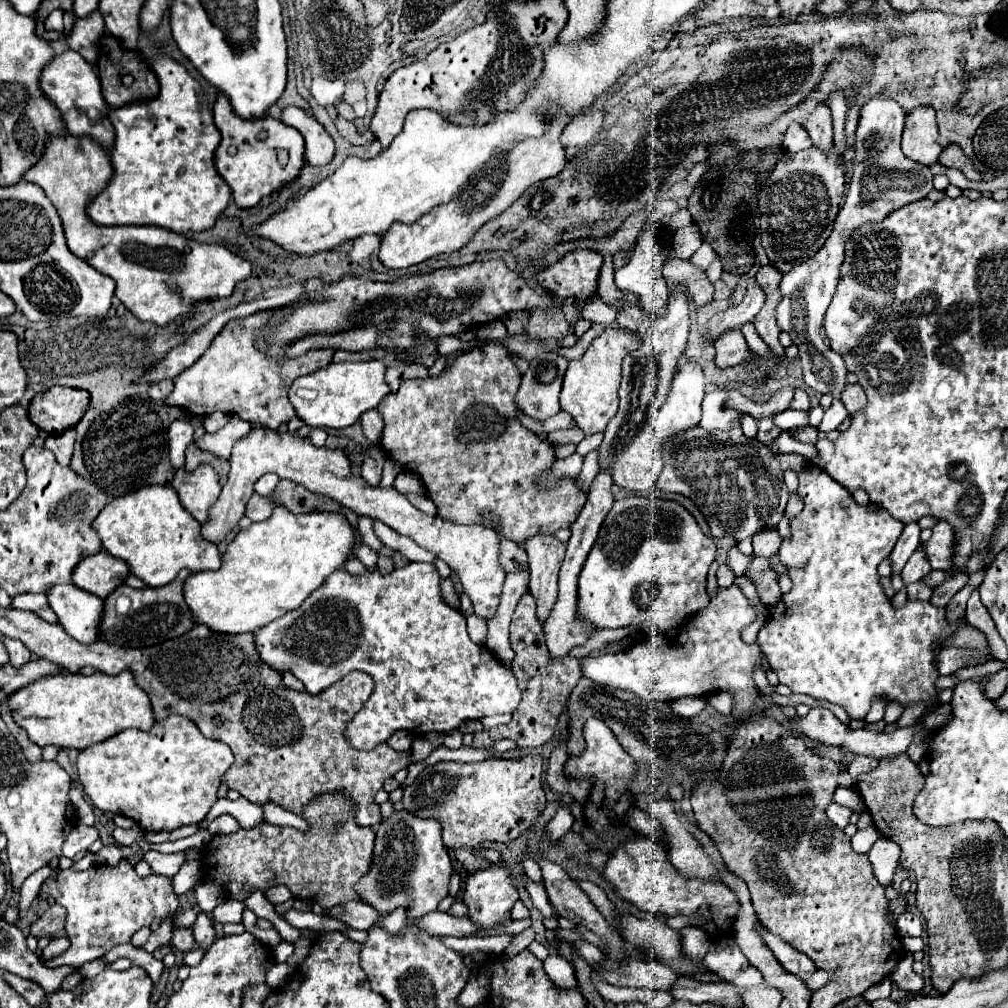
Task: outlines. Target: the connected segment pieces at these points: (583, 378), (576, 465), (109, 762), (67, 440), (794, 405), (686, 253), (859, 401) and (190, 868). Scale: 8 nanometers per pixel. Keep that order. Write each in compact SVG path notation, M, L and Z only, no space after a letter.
M607 329L603 335L599 335L583 353L581 359L571 361L563 379L563 387L561 387L561 409L567 411L577 427L585 433L597 433L597 431L605 431L607 423L615 417L615 411L619 407L619 397L617 397L617 389L621 383L621 361L627 353L635 351L639 347L639 339L625 329Z
M573 453L565 459L557 459L547 483L553 483L555 479L561 479L561 477L577 477L581 473L581 467L583 467L583 457L579 453Z
M171 715L163 721L157 721L151 731L125 729L101 743L85 747L77 755L77 779L91 799L91 803L113 815L131 817L145 833L173 831L183 825L199 823L211 811L217 801L217 789L221 777L233 765L233 753L225 743L207 739L191 719L181 715Z
M67 429L67 433L63 433L59 437L47 437L47 441L45 441L45 447L49 451L53 451L57 463L63 467L69 467L69 463L71 463L73 445L75 445L75 429Z
M797 389L795 391L795 397L793 397L793 401L791 401L791 405L789 405L791 409L801 409L801 411L807 411L811 405L809 405L809 395L803 391L803 389Z
M694 223L680 228L674 235L673 245L669 245L669 259L691 259L691 255L702 245L699 228Z
M847 383L843 393L841 393L841 401L845 403L847 411L853 415L855 411L865 407L867 397L865 397L865 391L863 391L863 387L859 383Z
M199 861L183 863L179 873L171 879L171 887L177 895L183 895L193 889L193 885L199 881Z

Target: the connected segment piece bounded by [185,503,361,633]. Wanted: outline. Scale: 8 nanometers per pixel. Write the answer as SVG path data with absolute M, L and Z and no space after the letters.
M273 503L273 513L261 523L251 523L249 529L239 531L227 545L223 563L217 571L201 571L189 575L185 583L185 599L191 607L195 621L209 625L219 633L255 633L277 617L301 607L301 603L335 571L343 569L345 561L353 555L353 547L361 535L341 513L291 513L287 507Z

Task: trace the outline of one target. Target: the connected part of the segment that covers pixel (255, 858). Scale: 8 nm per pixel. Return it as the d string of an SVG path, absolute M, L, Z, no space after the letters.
M333 791L333 793L317 795L299 813L299 817L309 823L307 831L259 823L253 829L239 829L237 833L231 833L231 835L215 835L201 849L203 875L205 875L205 879L211 879L213 883L217 883L227 897L237 899L237 901L245 901L253 893L253 889L259 889L265 893L267 889L277 887L277 885L289 887L293 891L293 897L307 899L311 903L319 903L319 895L321 895L323 909L333 909L333 907L345 905L349 901L361 901L359 893L353 887L371 869L375 835L373 835L371 827L361 827L355 821L355 813L357 813L355 809L357 809L357 805L349 797L345 799L343 793Z

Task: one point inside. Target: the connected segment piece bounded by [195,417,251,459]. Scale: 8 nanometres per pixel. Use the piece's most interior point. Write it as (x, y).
(220, 443)

